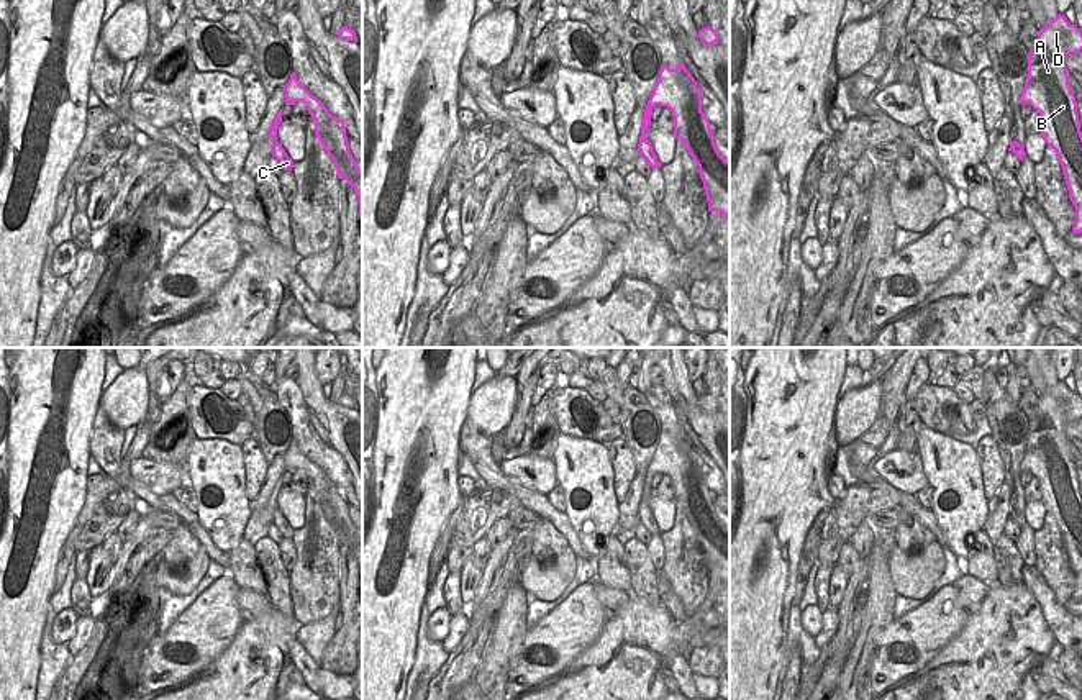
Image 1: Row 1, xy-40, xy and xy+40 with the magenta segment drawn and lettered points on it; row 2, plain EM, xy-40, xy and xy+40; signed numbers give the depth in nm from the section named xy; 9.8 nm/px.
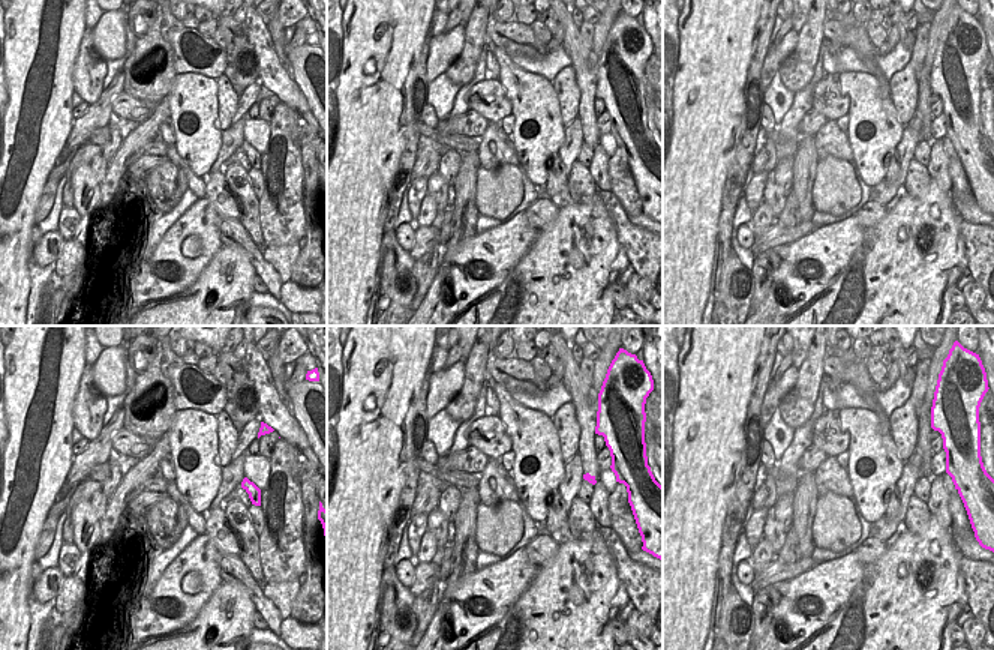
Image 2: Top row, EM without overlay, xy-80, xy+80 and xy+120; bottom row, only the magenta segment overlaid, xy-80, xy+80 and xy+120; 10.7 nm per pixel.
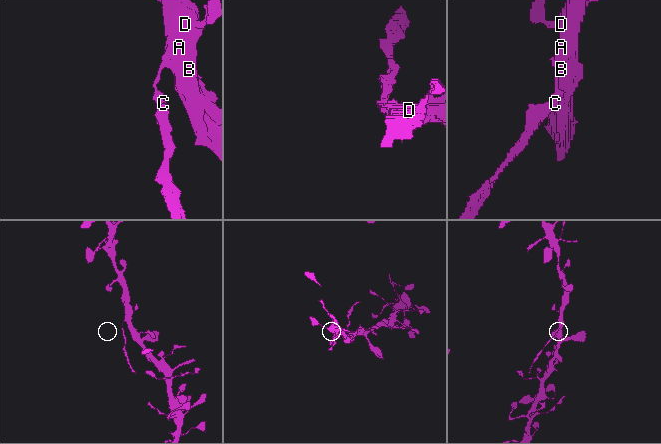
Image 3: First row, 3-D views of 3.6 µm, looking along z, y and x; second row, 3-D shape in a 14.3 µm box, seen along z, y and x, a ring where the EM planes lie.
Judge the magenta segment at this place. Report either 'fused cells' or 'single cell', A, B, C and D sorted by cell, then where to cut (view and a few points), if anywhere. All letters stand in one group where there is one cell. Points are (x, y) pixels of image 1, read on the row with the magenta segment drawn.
fused cells | A B D / C | xy (648, 104), (654, 105)

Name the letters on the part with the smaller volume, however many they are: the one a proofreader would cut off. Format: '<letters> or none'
C

